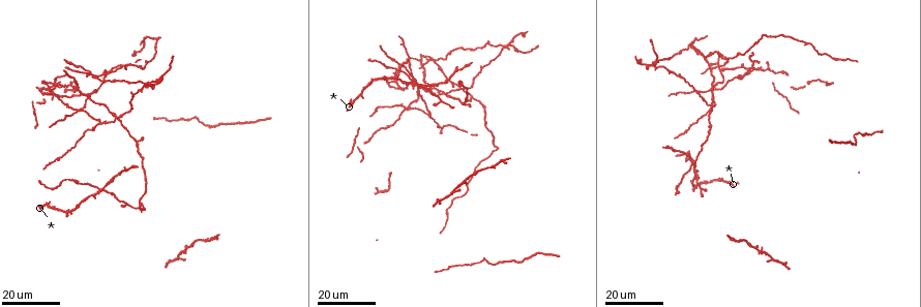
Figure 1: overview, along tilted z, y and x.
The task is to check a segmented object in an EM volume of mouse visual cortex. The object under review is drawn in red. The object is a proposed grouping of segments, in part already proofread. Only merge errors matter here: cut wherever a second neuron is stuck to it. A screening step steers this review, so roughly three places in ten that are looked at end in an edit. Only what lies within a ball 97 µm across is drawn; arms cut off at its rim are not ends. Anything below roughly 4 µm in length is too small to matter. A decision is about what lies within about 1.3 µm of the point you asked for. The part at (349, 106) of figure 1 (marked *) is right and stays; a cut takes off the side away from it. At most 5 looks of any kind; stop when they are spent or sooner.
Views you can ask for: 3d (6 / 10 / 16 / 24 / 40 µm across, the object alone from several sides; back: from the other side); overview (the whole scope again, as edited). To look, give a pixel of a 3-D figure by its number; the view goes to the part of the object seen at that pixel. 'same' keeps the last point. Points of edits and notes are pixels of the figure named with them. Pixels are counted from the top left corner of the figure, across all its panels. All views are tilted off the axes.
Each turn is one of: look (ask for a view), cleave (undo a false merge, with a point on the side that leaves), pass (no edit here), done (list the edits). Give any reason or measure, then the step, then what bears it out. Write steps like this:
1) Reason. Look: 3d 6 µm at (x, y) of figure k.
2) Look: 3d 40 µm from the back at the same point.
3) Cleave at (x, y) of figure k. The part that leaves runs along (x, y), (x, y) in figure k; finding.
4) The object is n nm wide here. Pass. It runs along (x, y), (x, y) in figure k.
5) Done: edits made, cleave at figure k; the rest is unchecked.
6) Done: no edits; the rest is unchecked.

Look: 3d 16 µm at (101, 188) of figure 1.

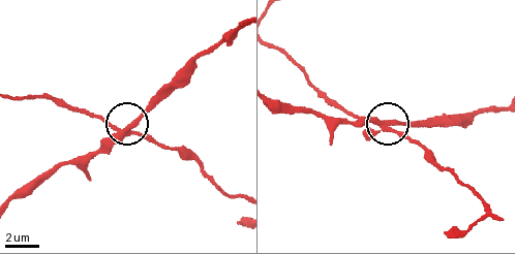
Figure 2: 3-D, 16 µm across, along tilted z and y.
Look: 3d 6 µm at (114, 129) of figure 2.

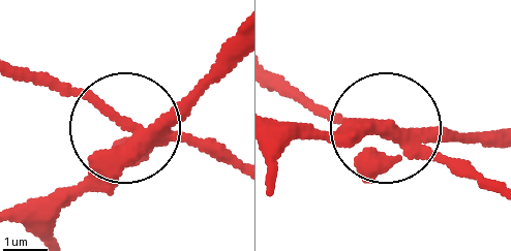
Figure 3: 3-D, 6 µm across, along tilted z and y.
Pass. It runs along (277, 124), (406, 132), (473, 166) in figure 3; all the same neuron.

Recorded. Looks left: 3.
Look: 3d 24 µm at (722, 57) of figure 1.

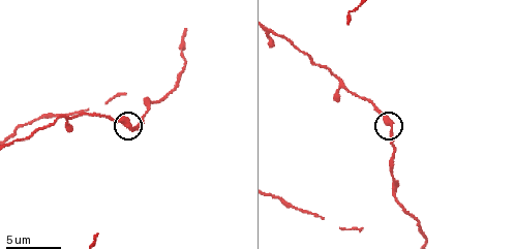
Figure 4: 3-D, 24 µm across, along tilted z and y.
Closer look. Look: 3d 6 µm at (391, 130) of figure 4.

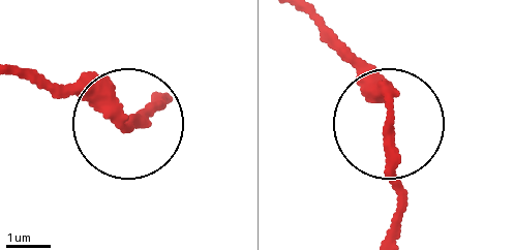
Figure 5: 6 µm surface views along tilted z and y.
Pass. It runs along (319, 20), (387, 107), (402, 236) in figure 5; all the same neuron.

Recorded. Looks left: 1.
Done: no edits; the rest is unchecked.

